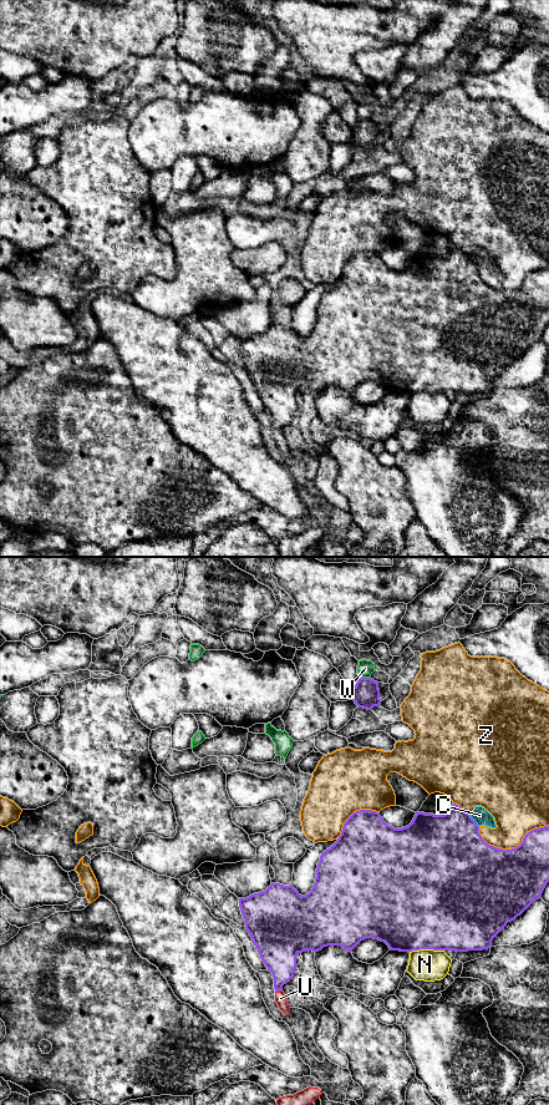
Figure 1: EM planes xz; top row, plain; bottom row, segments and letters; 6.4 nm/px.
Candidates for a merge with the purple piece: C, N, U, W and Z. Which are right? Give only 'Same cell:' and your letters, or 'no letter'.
Same cell: U

